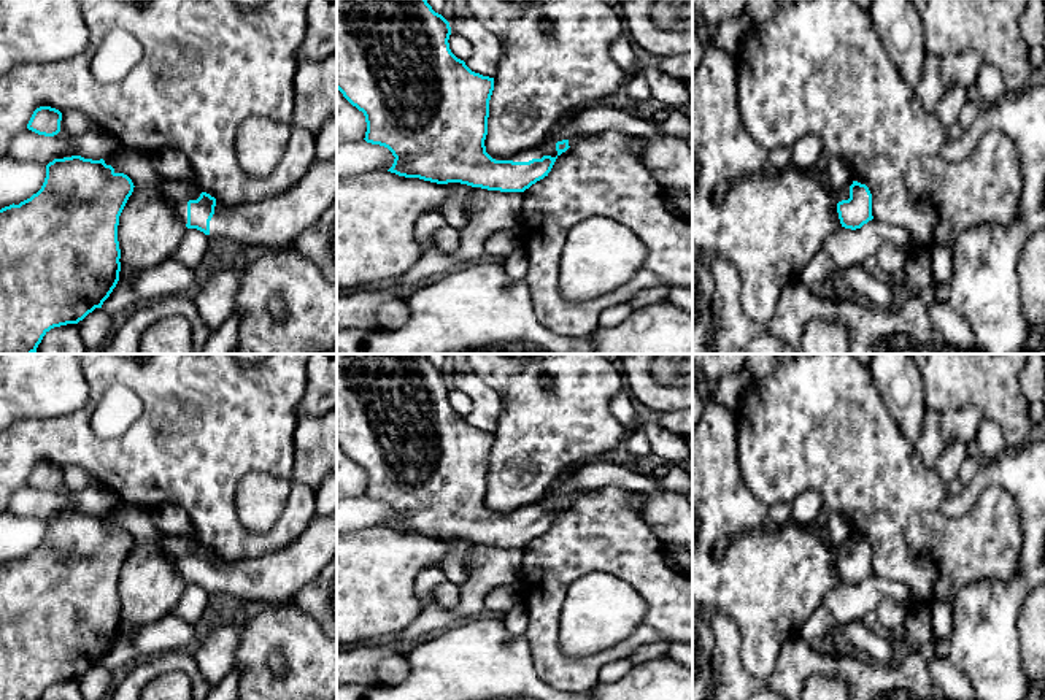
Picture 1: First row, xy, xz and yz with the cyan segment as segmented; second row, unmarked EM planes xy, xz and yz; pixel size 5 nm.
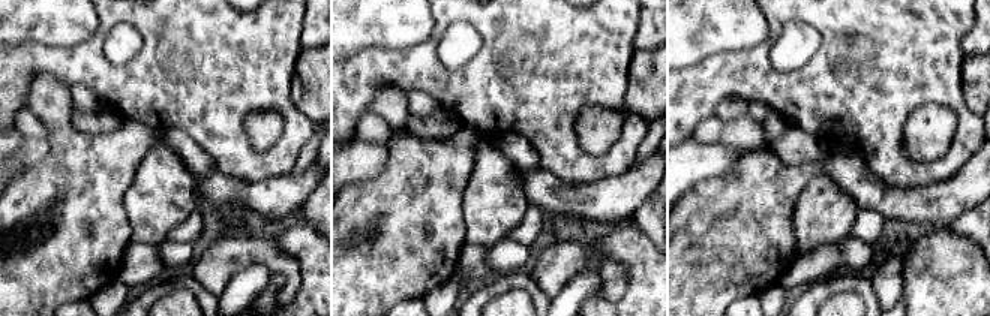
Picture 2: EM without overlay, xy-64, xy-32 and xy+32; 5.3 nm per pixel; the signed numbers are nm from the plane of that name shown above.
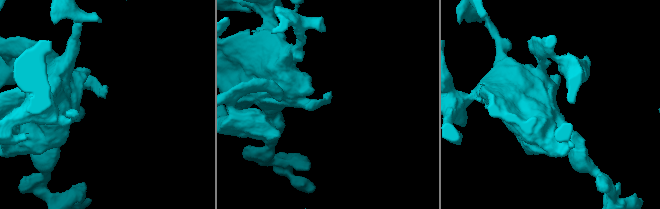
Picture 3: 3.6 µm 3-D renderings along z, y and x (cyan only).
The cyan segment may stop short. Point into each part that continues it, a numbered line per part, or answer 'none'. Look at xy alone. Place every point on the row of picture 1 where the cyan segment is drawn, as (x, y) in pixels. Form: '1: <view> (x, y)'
1: xy (178, 194)

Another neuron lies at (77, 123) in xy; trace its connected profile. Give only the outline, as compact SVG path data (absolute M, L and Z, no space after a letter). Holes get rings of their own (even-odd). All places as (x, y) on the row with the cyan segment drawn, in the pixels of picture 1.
M65 110L62 113L64 129L70 137L78 137L86 133L94 127L94 121L83 111Z

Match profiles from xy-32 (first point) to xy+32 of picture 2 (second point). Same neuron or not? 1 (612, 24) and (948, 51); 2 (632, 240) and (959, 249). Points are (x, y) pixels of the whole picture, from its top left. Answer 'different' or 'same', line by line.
1: same
2: same

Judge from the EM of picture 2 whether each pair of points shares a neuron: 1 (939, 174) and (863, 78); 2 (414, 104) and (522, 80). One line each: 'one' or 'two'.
1: one
2: two

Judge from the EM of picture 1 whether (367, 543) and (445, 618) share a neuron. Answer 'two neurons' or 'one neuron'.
one neuron

